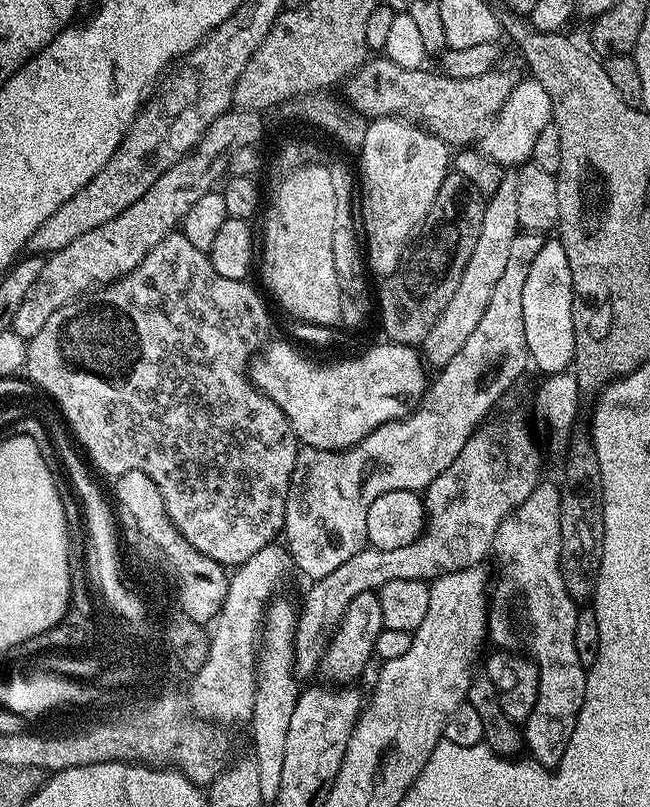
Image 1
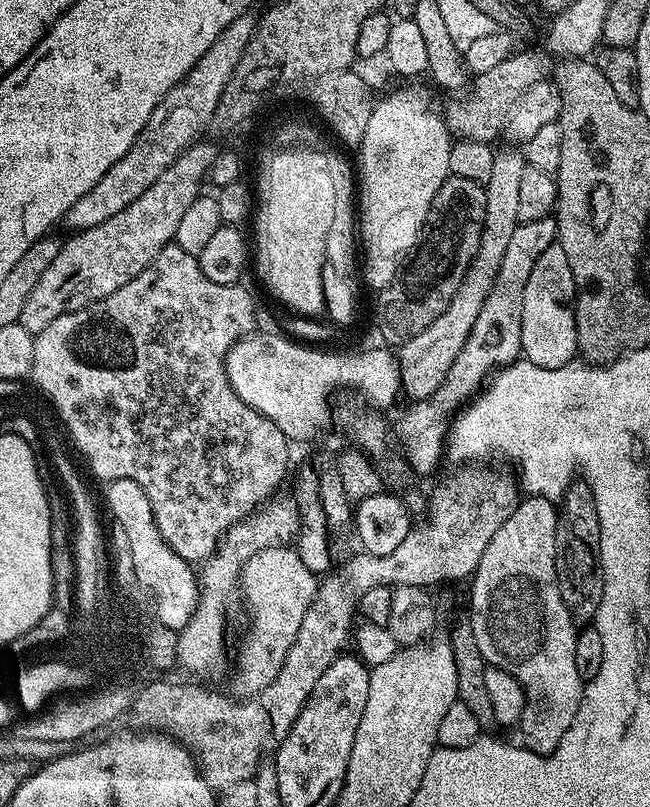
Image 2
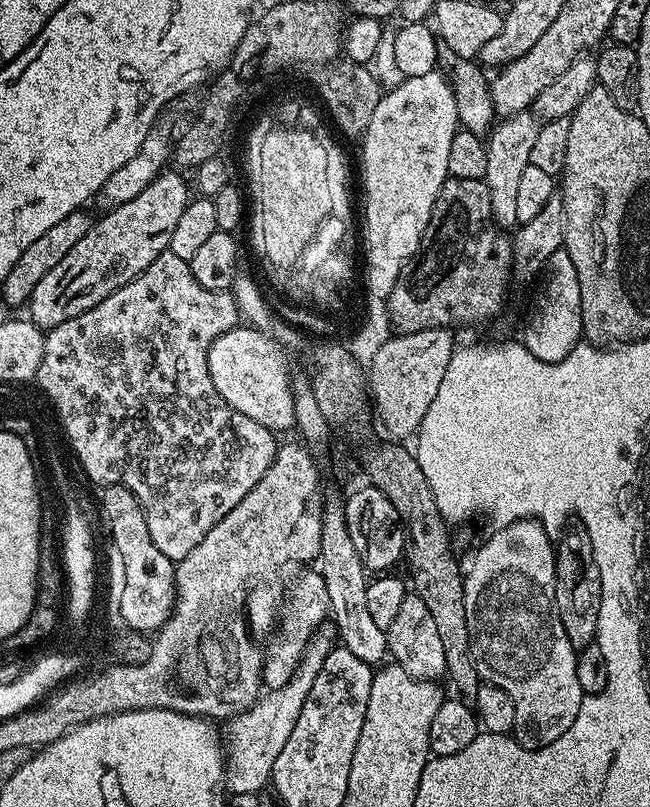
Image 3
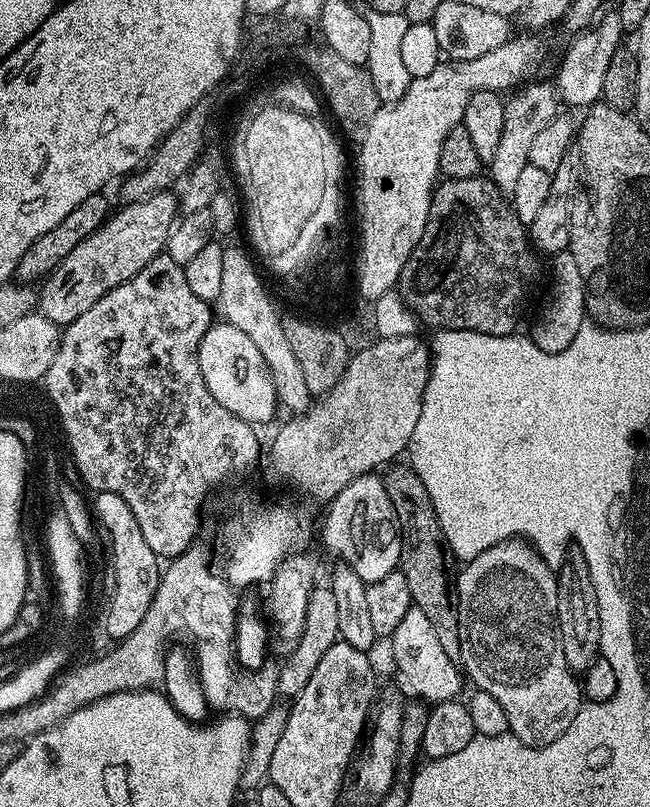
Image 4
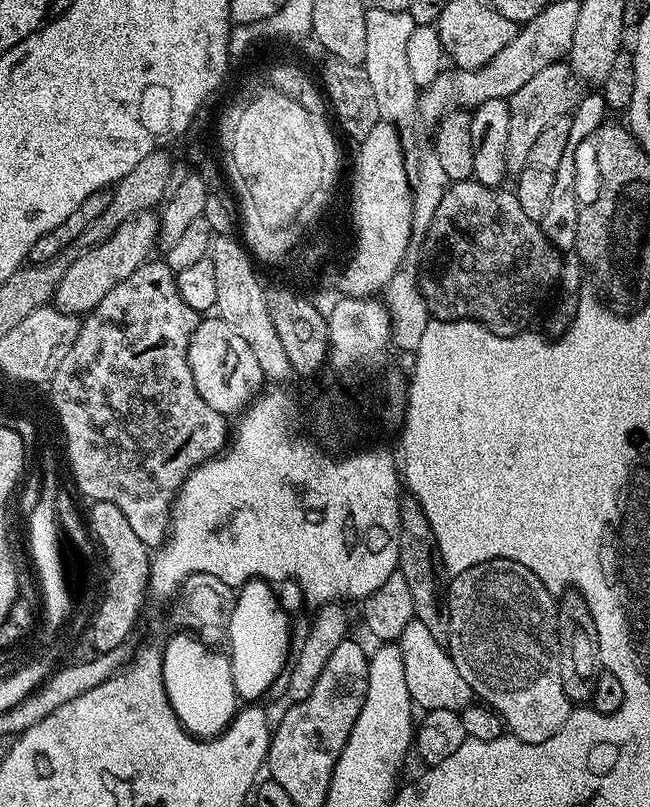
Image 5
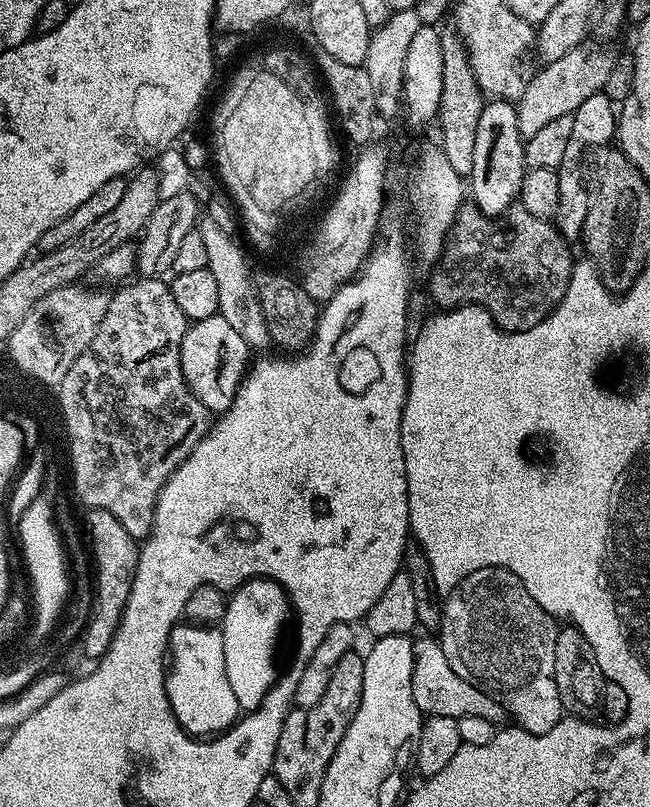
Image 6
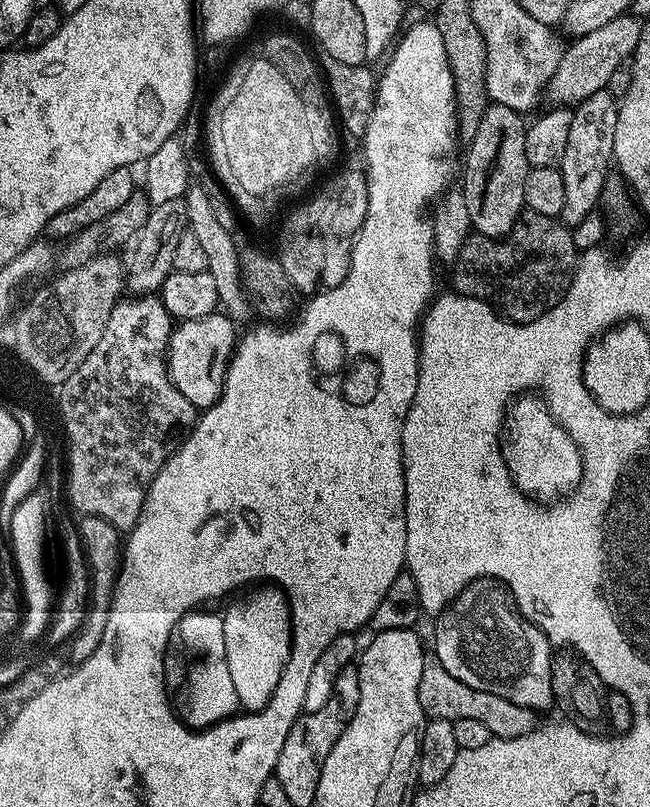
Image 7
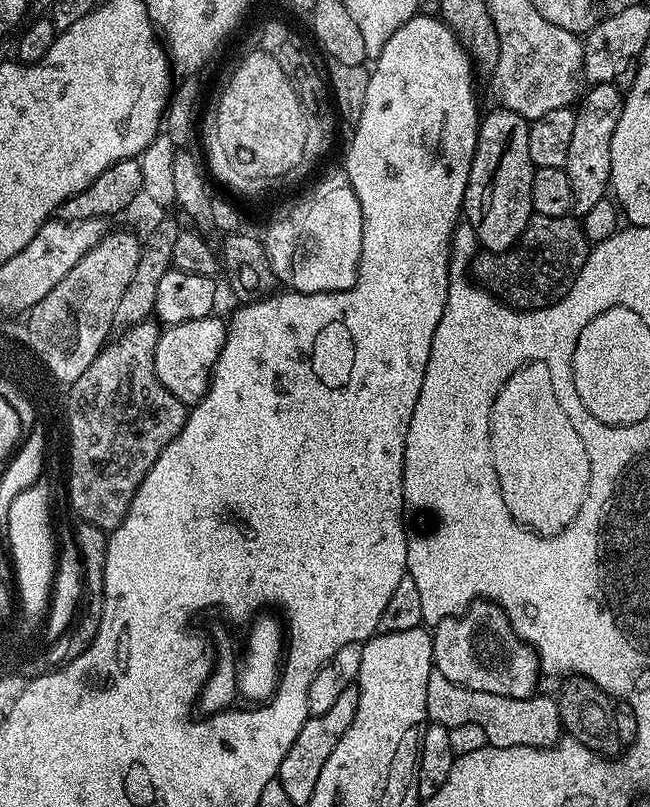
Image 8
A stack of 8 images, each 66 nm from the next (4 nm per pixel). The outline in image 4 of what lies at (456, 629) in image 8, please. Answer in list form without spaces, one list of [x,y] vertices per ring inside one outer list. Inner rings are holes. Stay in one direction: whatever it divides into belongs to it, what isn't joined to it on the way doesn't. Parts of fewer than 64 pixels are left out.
[[[513,538],[510,540],[500,540],[498,546],[492,546],[490,550],[482,550],[482,554],[478,554],[478,558],[467,561],[461,567],[464,569],[457,576],[455,573],[454,576],[454,599],[456,602],[456,613],[458,614],[458,642],[460,643],[459,667],[462,669],[463,675],[471,683],[472,680],[476,683],[475,687],[479,691],[490,694],[502,706],[502,710],[506,710],[508,730],[511,735],[516,737],[516,742],[518,744],[525,744],[527,748],[533,750],[544,750],[549,746],[555,745],[556,740],[562,738],[566,734],[566,730],[571,728],[574,722],[574,714],[582,710],[582,684],[566,666],[566,654],[562,650],[560,630],[556,624],[556,615],[553,613],[553,608],[556,605],[556,582],[553,577],[550,577],[548,569],[545,568],[547,562],[536,553],[536,549],[531,544],[523,539]]]

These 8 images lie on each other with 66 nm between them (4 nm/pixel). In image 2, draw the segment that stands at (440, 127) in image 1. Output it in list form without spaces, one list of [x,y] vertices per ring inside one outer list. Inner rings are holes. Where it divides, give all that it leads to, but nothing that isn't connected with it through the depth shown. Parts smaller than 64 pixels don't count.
[[[519,52],[508,56],[506,62],[493,66],[490,70],[486,70],[486,74],[476,76],[471,81],[472,100],[456,100],[448,109],[443,109],[444,121],[447,122],[448,130],[453,137],[478,142],[495,141],[495,136],[505,131],[508,119],[512,117],[517,104],[524,99],[526,90],[549,79],[548,60],[542,53]]]

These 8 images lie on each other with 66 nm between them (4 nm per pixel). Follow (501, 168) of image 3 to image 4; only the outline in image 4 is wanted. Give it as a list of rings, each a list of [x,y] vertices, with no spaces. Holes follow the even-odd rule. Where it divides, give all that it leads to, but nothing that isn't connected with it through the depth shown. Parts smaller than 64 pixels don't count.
[[[551,83],[531,84],[513,91],[504,101],[502,138],[499,139],[498,146],[494,149],[494,158],[490,161],[490,178],[505,194],[510,194],[514,190],[521,170],[529,164],[530,145],[534,138],[540,133],[542,126],[546,126],[546,122],[550,122],[558,114],[558,93],[555,87]]]

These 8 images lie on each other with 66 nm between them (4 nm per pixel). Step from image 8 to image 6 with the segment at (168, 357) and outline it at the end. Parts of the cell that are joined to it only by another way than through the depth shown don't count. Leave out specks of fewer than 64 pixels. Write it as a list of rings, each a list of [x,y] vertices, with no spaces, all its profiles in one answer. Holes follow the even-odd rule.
[[[217,314],[189,323],[180,347],[180,365],[198,402],[202,402],[209,413],[219,414],[228,409],[236,391],[244,383],[244,374],[250,367],[250,349],[242,334]]]

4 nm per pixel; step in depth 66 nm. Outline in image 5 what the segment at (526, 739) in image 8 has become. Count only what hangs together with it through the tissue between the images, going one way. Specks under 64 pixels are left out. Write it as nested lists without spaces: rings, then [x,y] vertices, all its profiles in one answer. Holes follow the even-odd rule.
[[[411,619],[407,626],[398,634],[398,654],[402,658],[404,667],[404,687],[410,690],[410,698],[417,709],[429,712],[430,710],[454,710],[461,712],[463,708],[473,703],[472,688],[458,674],[458,666],[454,666],[452,655],[447,647],[434,634],[430,634],[427,626],[422,626],[418,619]]]

